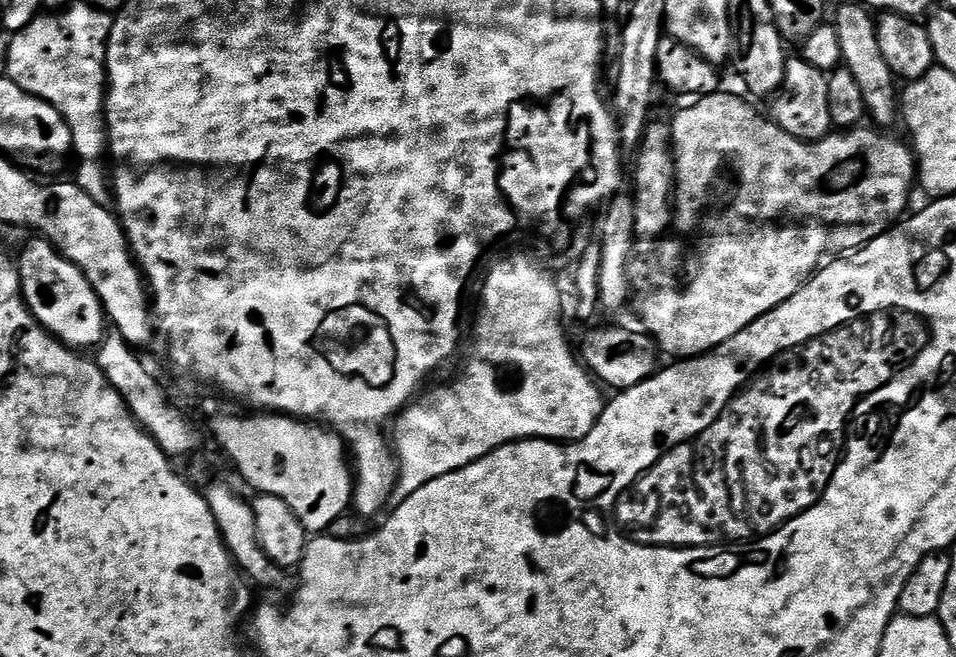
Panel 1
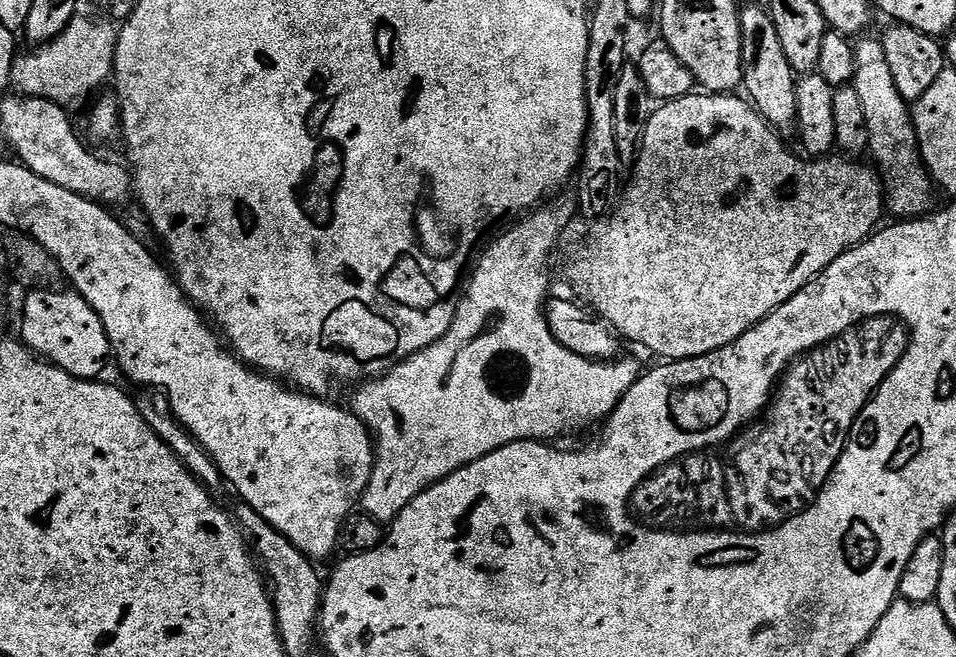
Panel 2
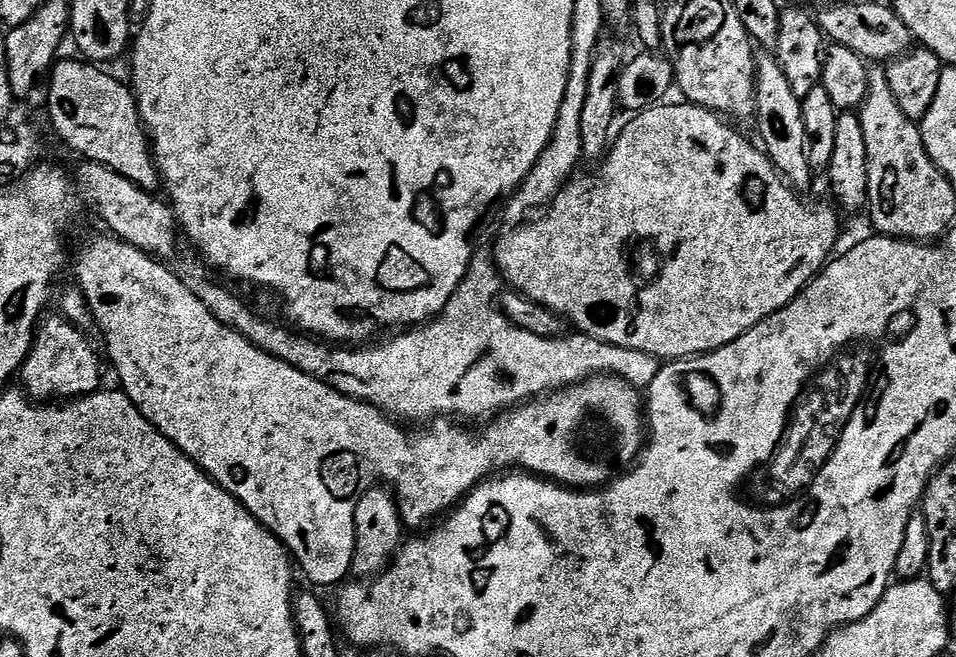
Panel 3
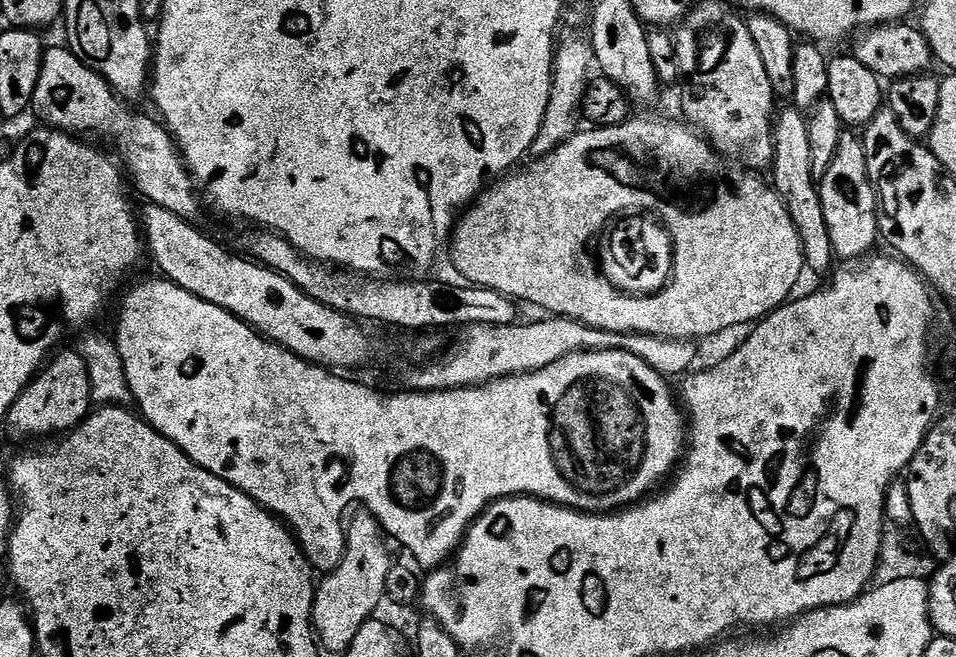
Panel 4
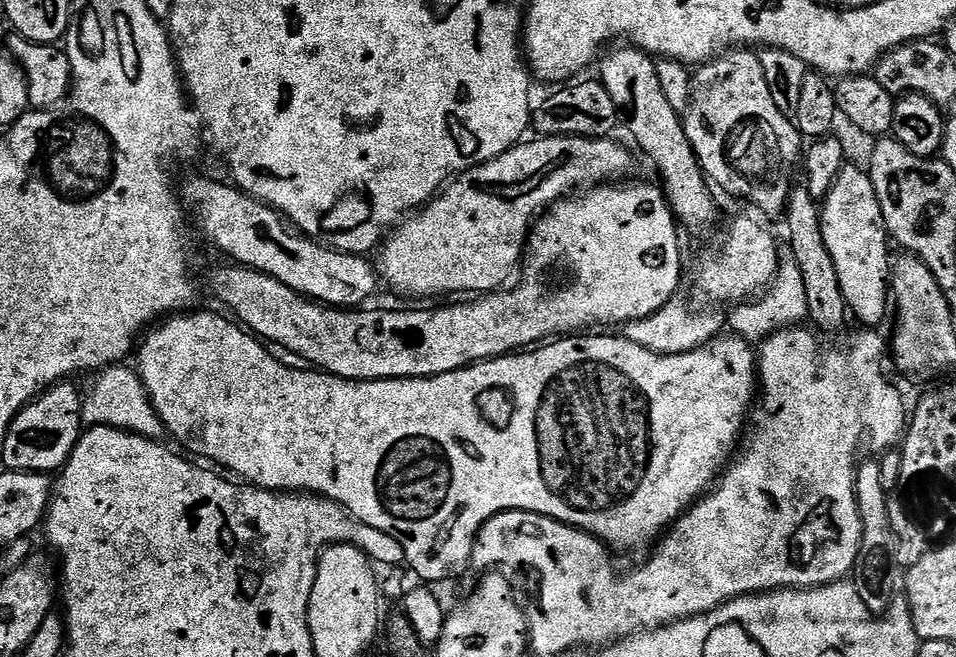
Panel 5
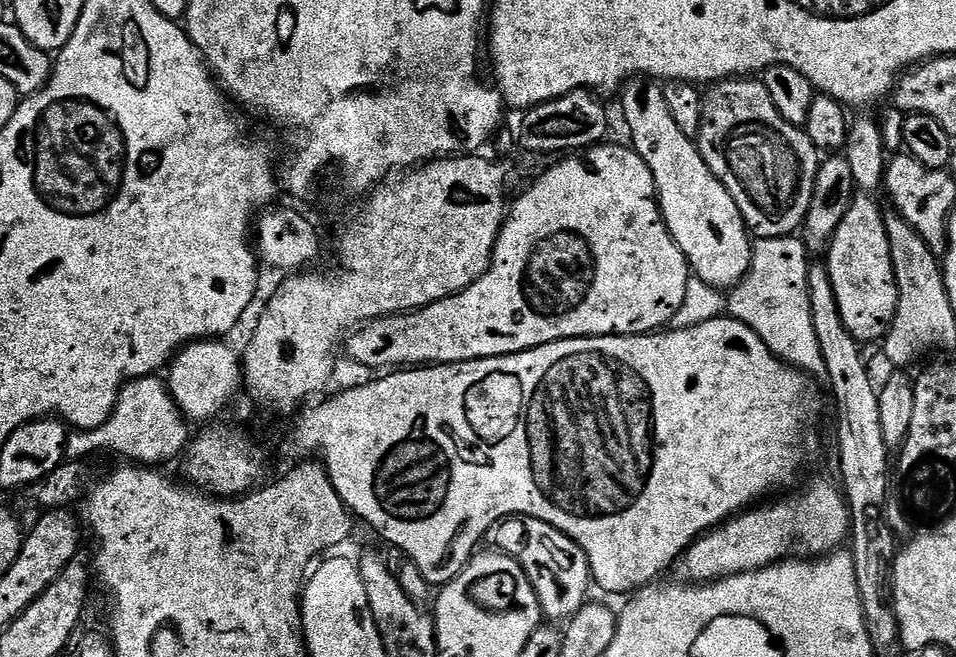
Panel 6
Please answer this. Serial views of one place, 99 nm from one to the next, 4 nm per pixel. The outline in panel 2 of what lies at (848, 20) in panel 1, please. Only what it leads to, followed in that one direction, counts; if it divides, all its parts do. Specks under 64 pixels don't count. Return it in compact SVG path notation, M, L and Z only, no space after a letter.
M868 38L857 39L854 44L856 65L850 86L858 90L862 110L866 113L868 152L876 159L875 167L884 189L884 207L896 218L919 218L933 207L934 181L920 157L920 143L916 141L916 127L912 124L912 108L909 101L898 94L898 86L894 86L894 74L886 62L883 39L864 39Z

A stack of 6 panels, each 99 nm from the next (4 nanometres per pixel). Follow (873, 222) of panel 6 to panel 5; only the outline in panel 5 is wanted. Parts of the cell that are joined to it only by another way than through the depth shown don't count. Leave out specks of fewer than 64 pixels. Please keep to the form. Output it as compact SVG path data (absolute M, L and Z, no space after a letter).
M852 162L845 163L838 174L834 186L828 191L828 197L822 202L820 210L822 222L822 238L826 238L826 250L830 250L830 258L834 258L834 270L838 270L838 282L842 286L842 294L848 303L848 311L853 317L861 320L864 326L880 326L884 315L890 312L890 256L888 260L888 244L890 237L888 227L882 218L882 206L878 202L876 187L871 175L864 172Z

